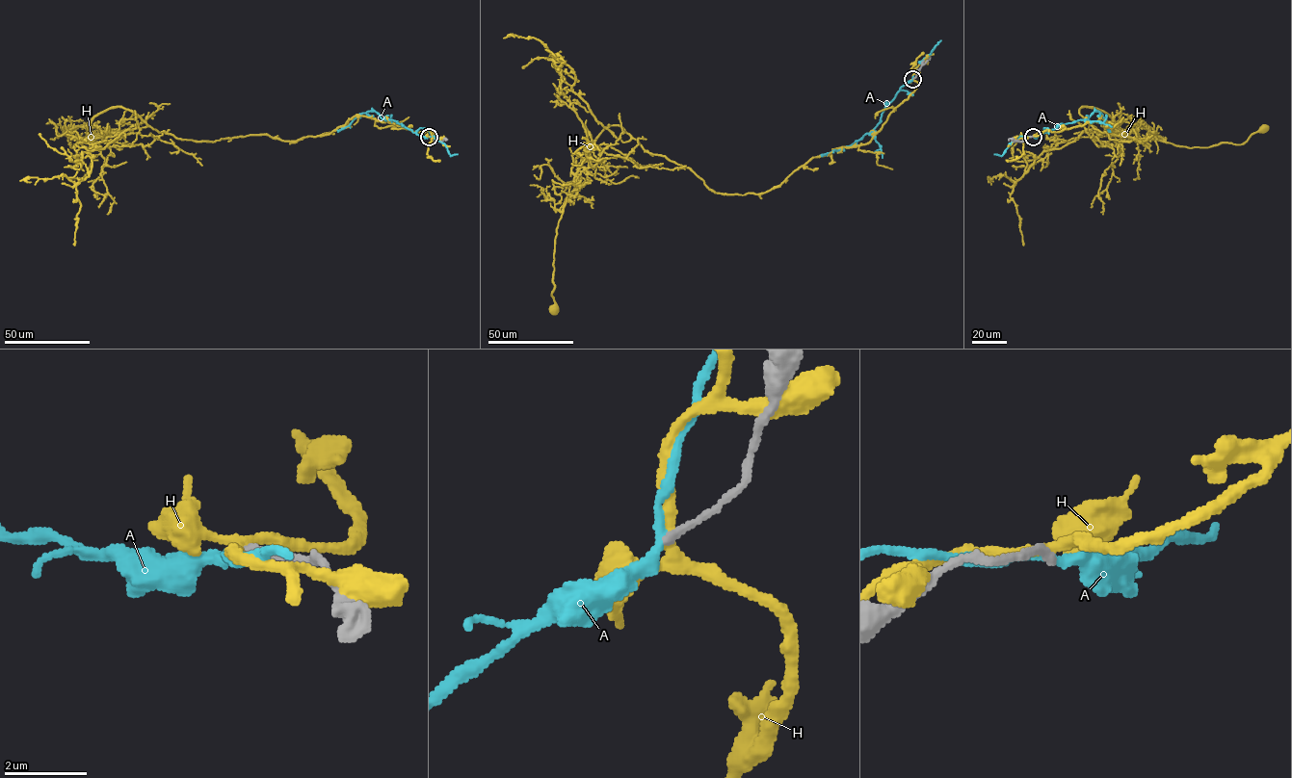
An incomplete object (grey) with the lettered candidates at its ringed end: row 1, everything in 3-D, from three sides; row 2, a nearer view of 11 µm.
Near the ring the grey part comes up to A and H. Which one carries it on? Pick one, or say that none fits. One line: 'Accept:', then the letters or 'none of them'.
Accept: none of them

